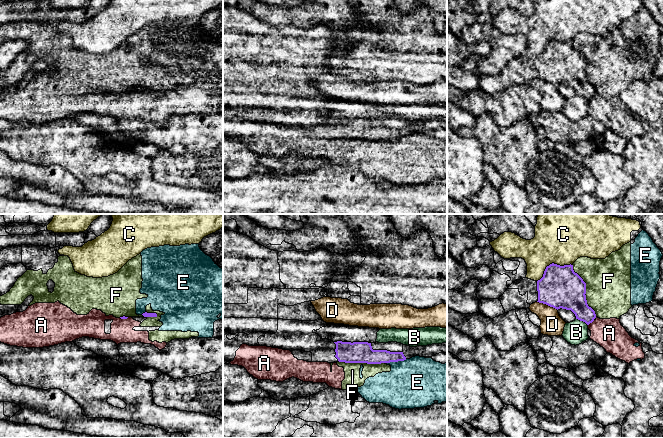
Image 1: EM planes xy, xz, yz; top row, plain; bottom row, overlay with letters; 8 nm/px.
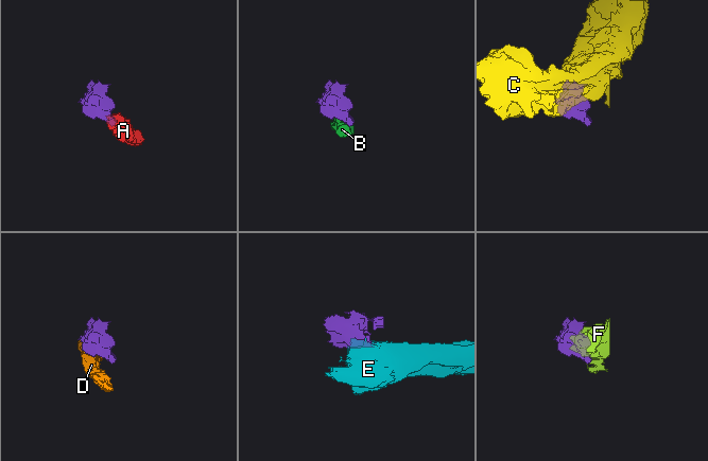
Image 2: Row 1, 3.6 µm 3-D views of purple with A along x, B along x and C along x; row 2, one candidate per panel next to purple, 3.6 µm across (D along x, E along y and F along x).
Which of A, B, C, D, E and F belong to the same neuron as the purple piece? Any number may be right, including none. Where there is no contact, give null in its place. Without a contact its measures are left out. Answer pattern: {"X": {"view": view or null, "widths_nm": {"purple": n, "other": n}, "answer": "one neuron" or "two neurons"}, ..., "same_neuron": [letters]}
{"A": {"view": "yz", "widths_nm": {"purple": 200, "other": 240}, "answer": "two neurons"}, "B": {"view": "yz", "widths_nm": {"purple": 260, "other": 190}, "answer": "two neurons"}, "C": {"view": "yz", "widths_nm": {"purple": 340, "other": 460}, "answer": "two neurons"}, "D": {"view": "yz", "widths_nm": {"purple": 340, "other": 180}, "answer": "two neurons"}, "E": {"view": "xz", "widths_nm": {"purple": 140, "other": 400}, "answer": "two neurons"}, "F": {"view": "yz", "widths_nm": {"purple": 340, "other": 360}, "answer": "two neurons"}, "same_neuron": []}

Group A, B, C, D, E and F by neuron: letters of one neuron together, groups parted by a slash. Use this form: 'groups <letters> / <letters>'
groups A E F / B / C / D

